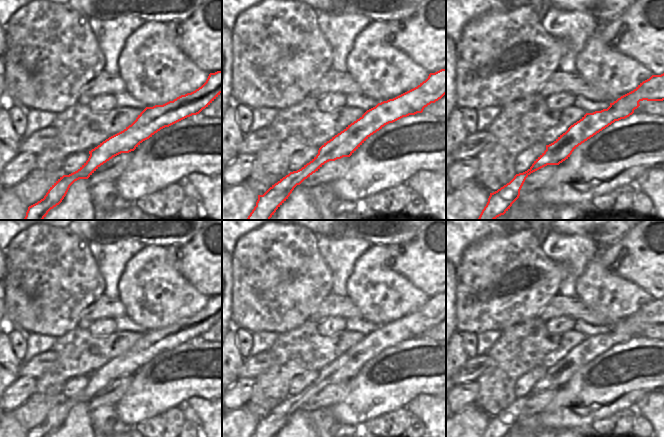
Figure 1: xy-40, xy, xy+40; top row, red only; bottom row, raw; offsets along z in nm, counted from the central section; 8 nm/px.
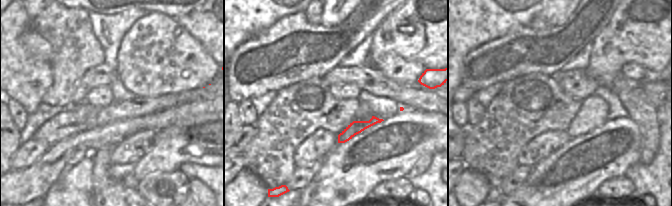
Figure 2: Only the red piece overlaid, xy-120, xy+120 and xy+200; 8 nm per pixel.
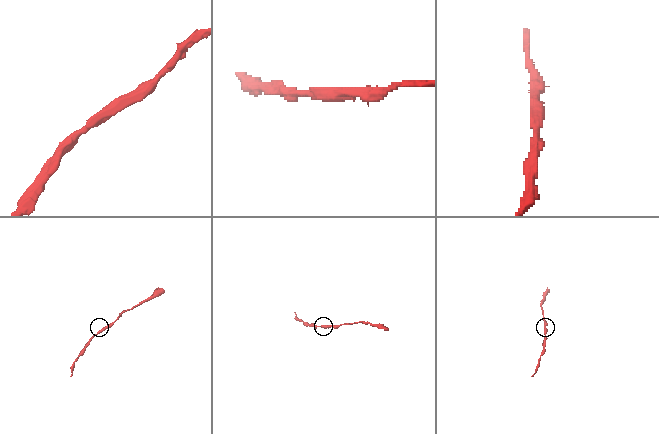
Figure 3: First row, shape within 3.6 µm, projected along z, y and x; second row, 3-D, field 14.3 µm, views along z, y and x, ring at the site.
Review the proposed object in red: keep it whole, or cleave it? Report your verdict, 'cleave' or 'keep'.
keep

